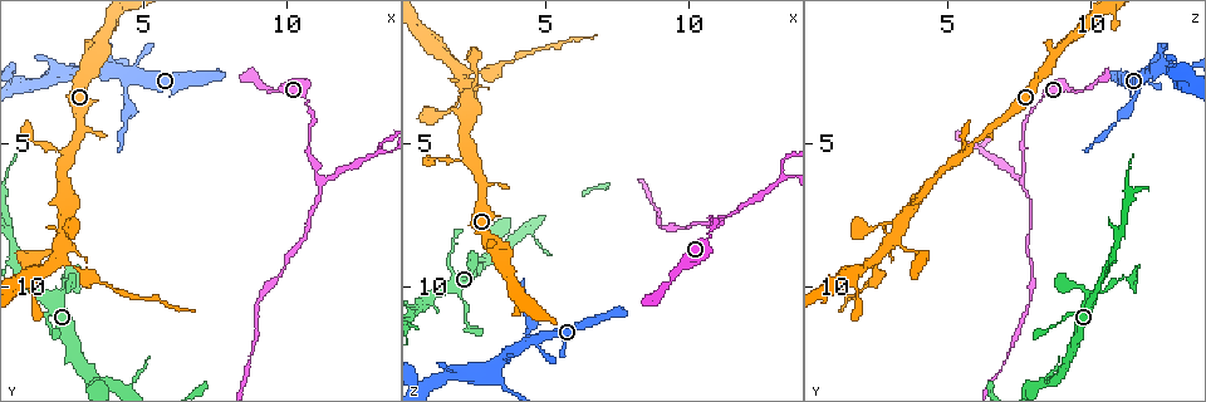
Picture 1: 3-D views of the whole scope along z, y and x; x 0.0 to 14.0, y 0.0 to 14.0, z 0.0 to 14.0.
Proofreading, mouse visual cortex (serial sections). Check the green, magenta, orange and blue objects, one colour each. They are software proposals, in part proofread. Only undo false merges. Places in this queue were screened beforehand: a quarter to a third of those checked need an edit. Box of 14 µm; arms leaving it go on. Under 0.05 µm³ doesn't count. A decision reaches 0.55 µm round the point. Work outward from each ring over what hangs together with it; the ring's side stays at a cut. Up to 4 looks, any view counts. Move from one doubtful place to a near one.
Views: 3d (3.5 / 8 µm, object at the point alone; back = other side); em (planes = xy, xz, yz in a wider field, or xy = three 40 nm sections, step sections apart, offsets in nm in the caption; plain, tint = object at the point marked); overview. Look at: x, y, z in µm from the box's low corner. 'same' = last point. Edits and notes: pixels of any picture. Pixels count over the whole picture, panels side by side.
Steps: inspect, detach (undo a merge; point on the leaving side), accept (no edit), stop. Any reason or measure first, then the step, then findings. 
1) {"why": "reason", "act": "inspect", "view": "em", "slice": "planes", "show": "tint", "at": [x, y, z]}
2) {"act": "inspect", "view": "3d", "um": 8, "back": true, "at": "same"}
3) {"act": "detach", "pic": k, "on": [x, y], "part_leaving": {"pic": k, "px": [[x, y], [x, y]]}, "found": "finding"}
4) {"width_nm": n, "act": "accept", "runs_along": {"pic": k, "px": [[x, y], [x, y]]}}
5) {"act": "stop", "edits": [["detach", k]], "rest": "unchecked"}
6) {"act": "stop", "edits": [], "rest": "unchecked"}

{"why": "thin neck", "act": "inspect", "view": "3d", "um": 3.5, "at": [4.5, 2.6, 11.7]}

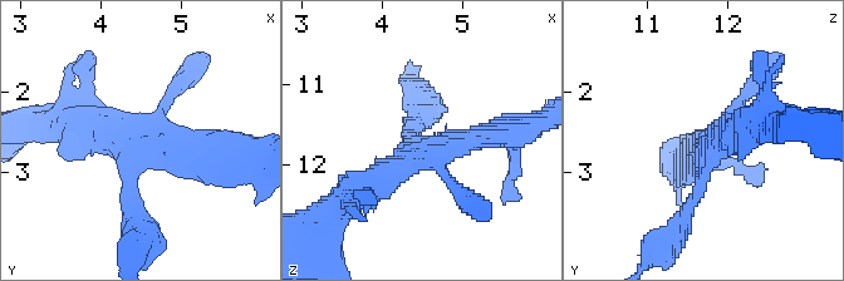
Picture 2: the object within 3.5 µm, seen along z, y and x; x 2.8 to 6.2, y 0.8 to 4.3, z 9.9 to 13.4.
{"act": "inspect", "view": "em", "slice": "xy", "step": 2, "show": "tint", "at": [4.55, 2.65, 11.80]}

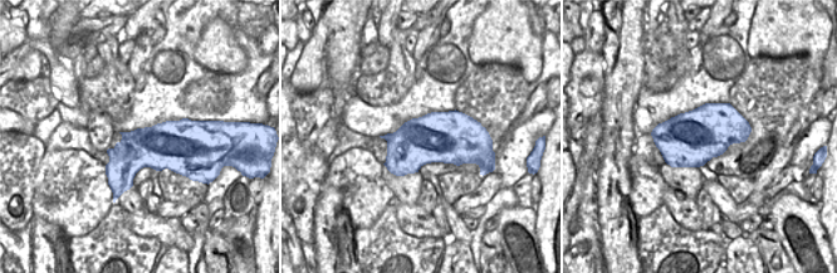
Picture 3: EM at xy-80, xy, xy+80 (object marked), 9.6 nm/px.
{"width_nm": 480, "act": "accept", "runs_along": {"pic": 2, "px": [[505, 133], [425, 149], [356, 191]]}, "found": "one cell here"}

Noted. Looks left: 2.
{"why": "sharp bend", "act": "inspect", "view": "3d", "um": 8, "at": [11.2, 6.3, 7.6]}

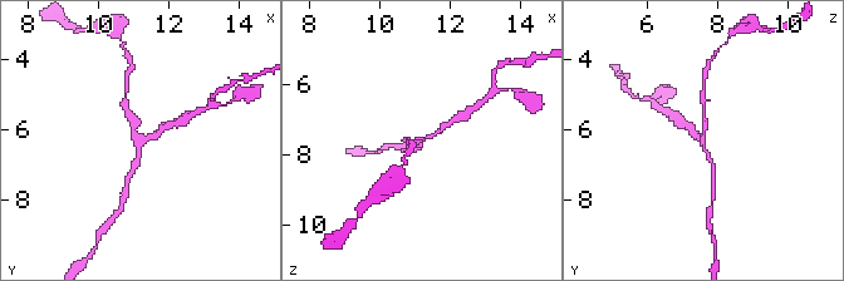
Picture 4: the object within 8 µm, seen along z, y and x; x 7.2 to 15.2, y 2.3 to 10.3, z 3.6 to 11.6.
{"arms": 3, "arm_widths_nm": [100, 150, 150], "why": "shape alone is not enough", "act": "inspect", "view": "em", "slice": "planes", "show": "tint", "at": [11.1, 6.3, 7.7]}

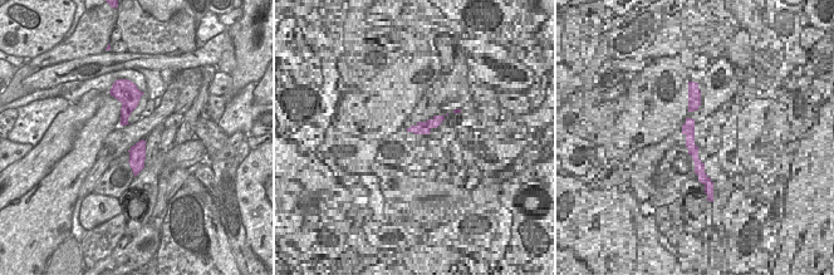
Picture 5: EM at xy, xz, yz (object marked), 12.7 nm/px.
{"act": "accept", "runs_along": {"pic": 4, "px": [[703, 107], [703, 144], [714, 171]]}, "found": "one cell here"}

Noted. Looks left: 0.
{"act": "stop", "edits": [], "rest": "unchecked"}

